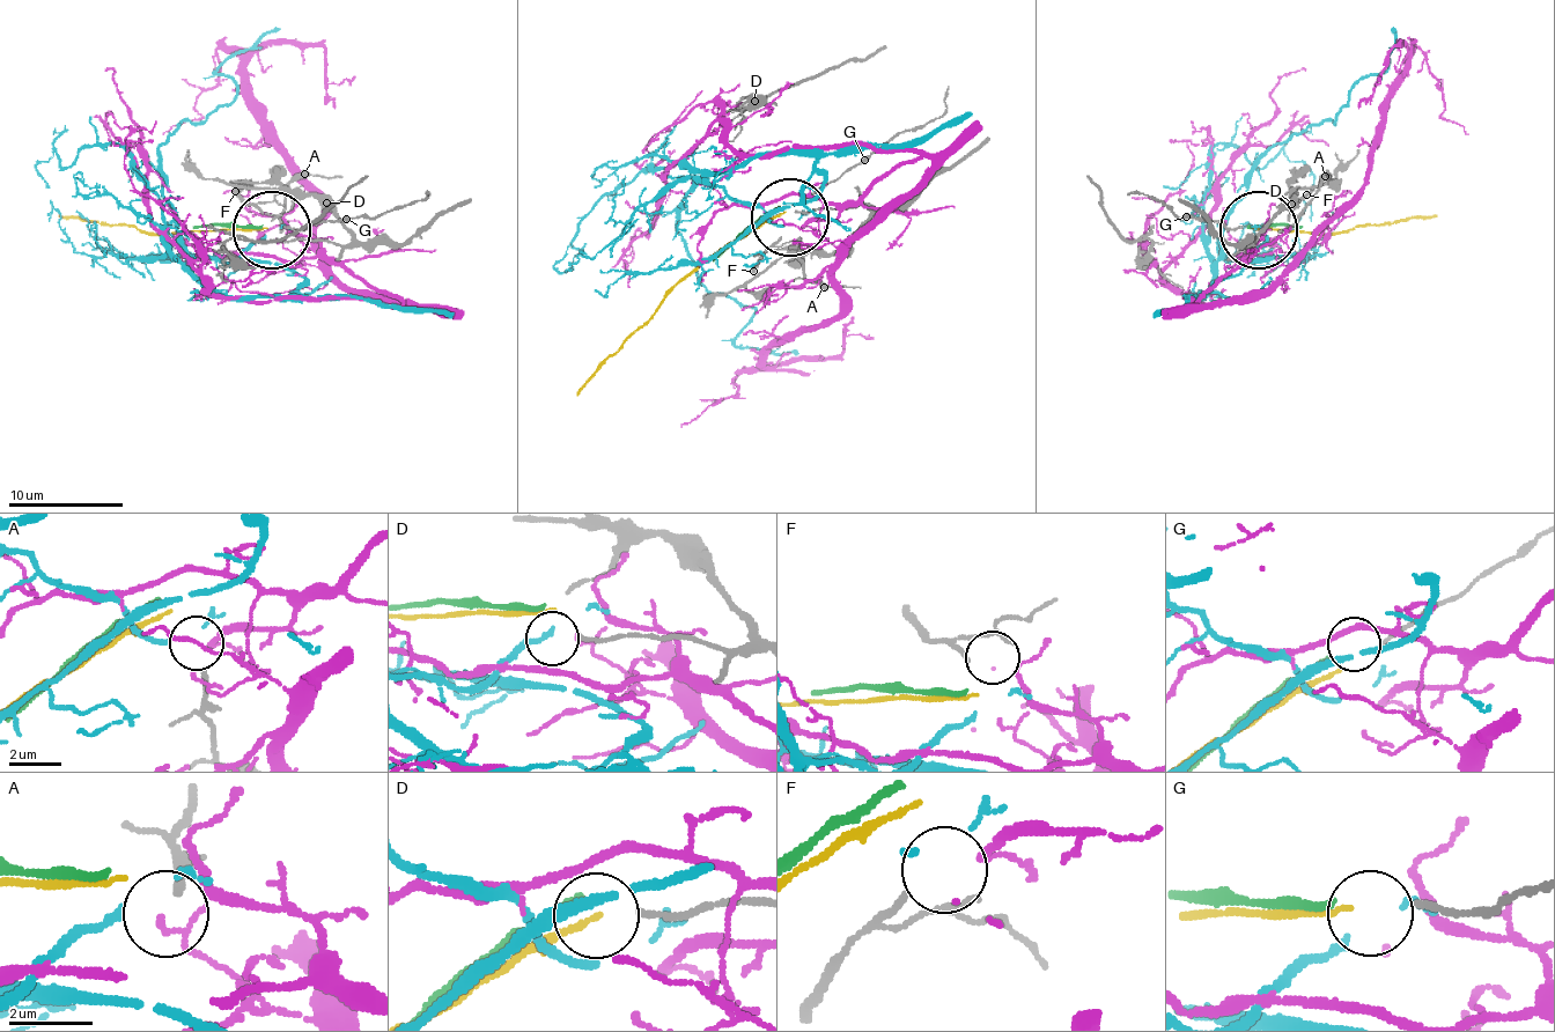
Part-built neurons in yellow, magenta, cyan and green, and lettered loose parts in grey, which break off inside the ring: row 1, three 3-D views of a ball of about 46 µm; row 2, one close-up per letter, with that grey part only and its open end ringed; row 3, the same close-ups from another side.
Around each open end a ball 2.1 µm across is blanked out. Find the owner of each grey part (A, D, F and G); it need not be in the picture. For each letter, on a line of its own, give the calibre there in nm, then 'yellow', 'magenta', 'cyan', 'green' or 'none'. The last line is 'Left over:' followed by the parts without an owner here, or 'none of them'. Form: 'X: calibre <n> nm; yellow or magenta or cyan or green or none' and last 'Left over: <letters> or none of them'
A: calibre 180 nm; cyan
D: calibre 140 nm; none
F: calibre 100 nm; magenta
G: calibre 120 nm; yellow
Left over: D

